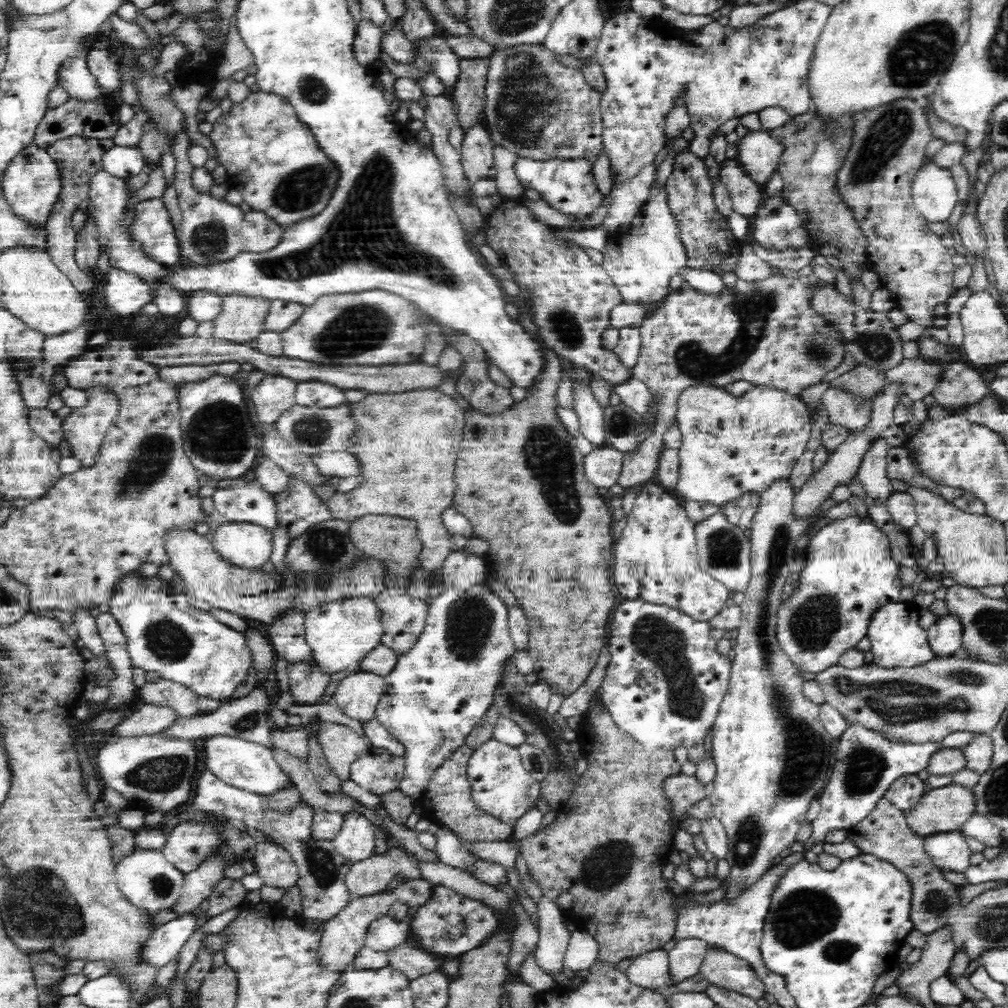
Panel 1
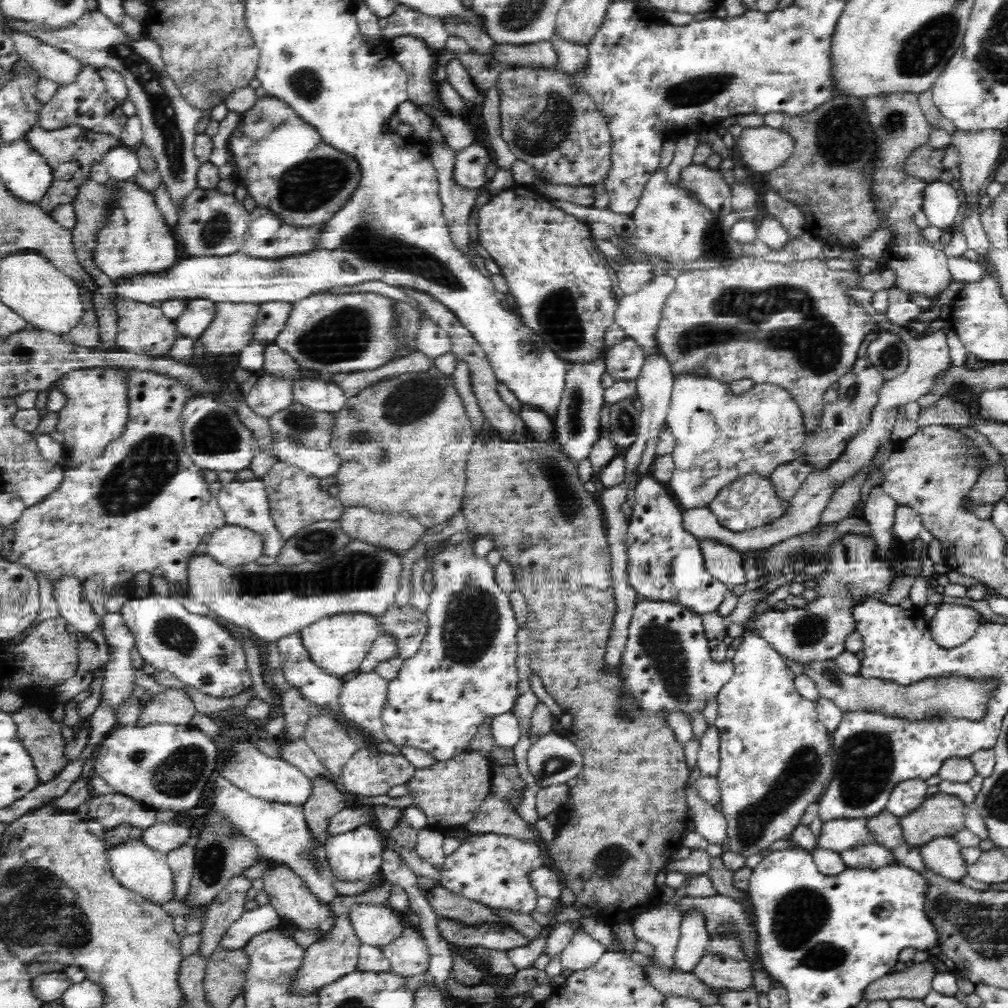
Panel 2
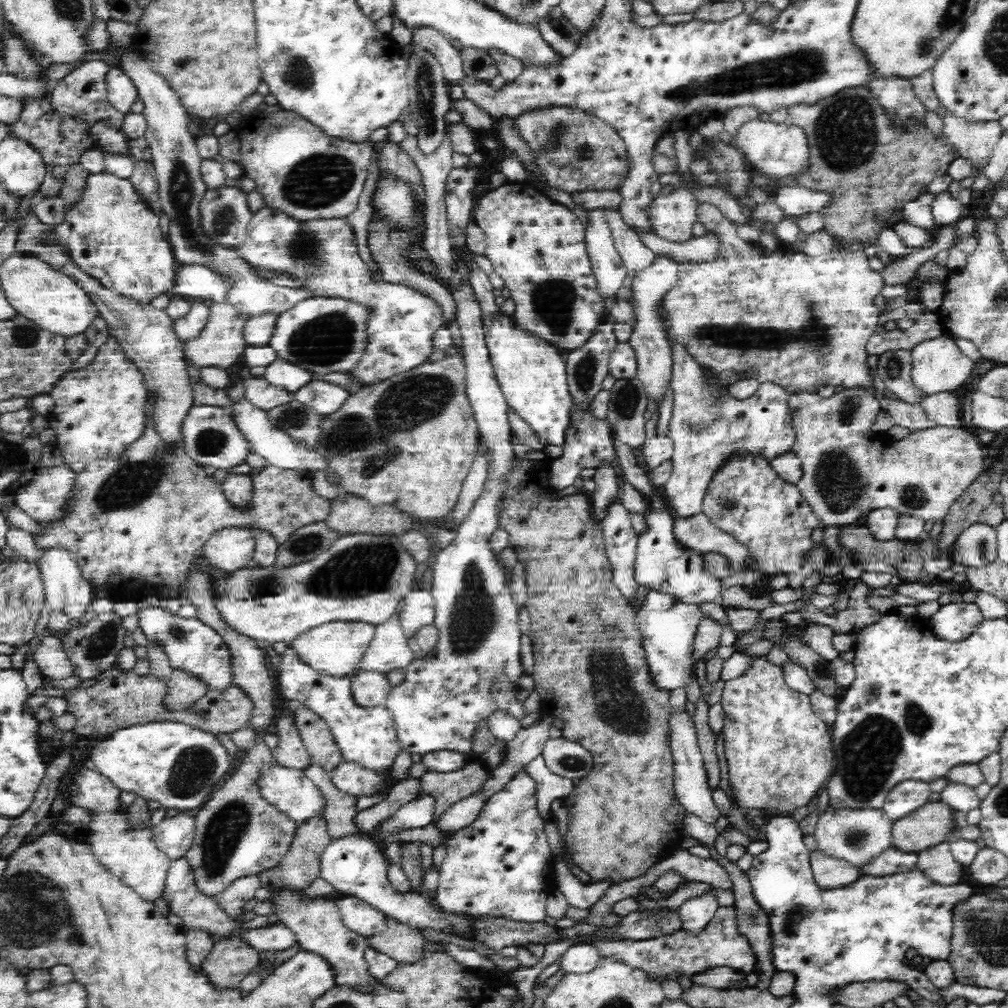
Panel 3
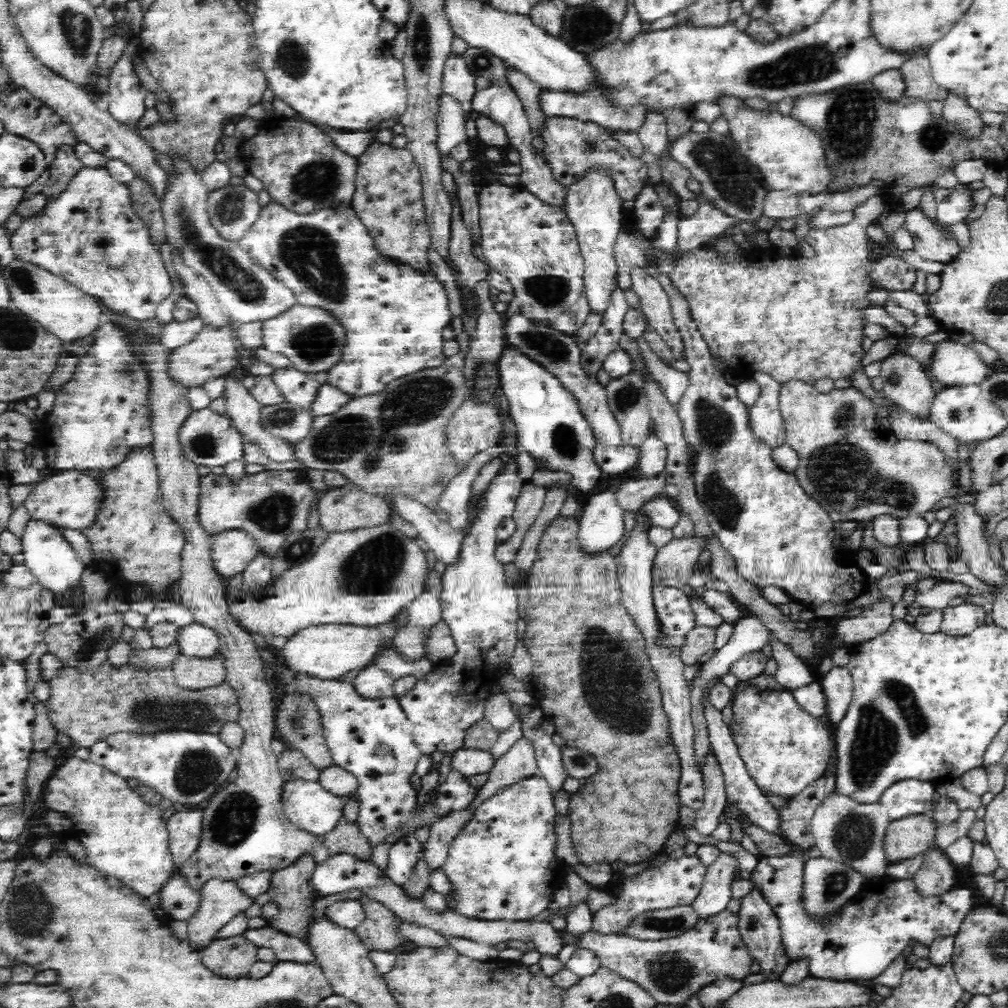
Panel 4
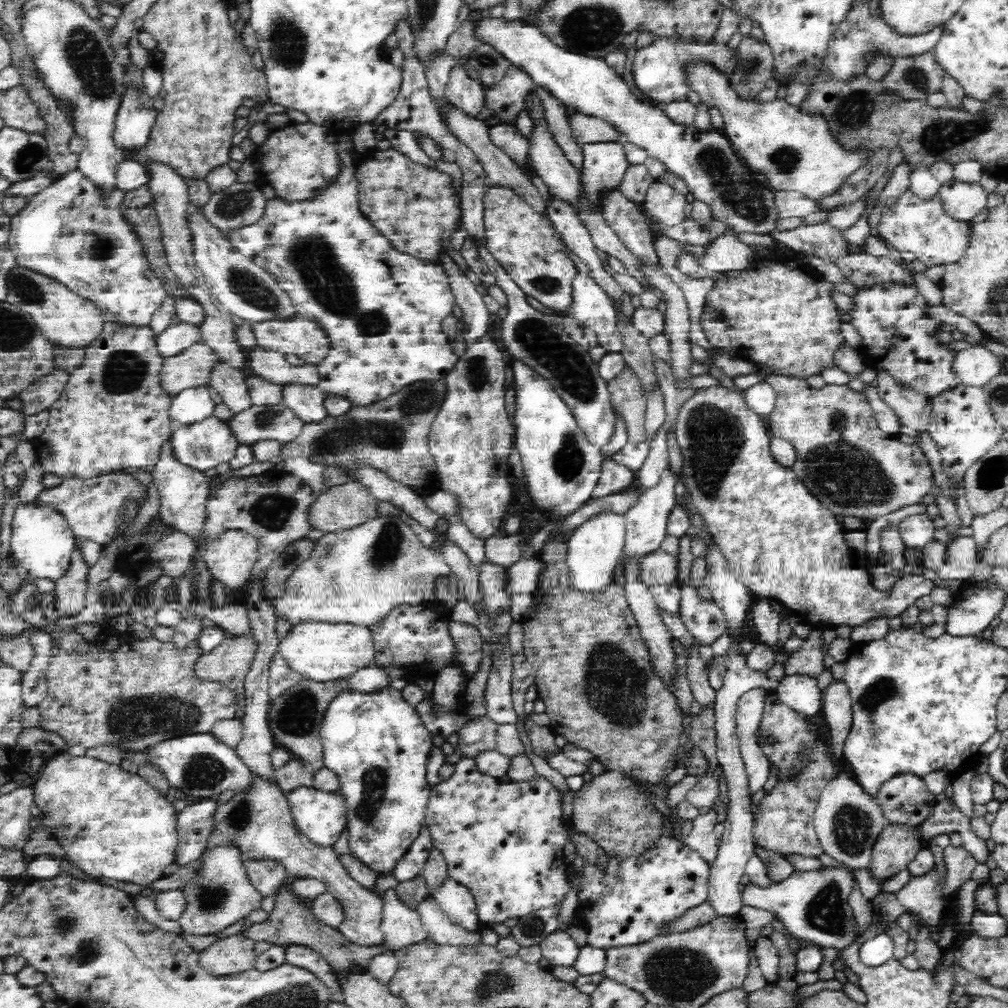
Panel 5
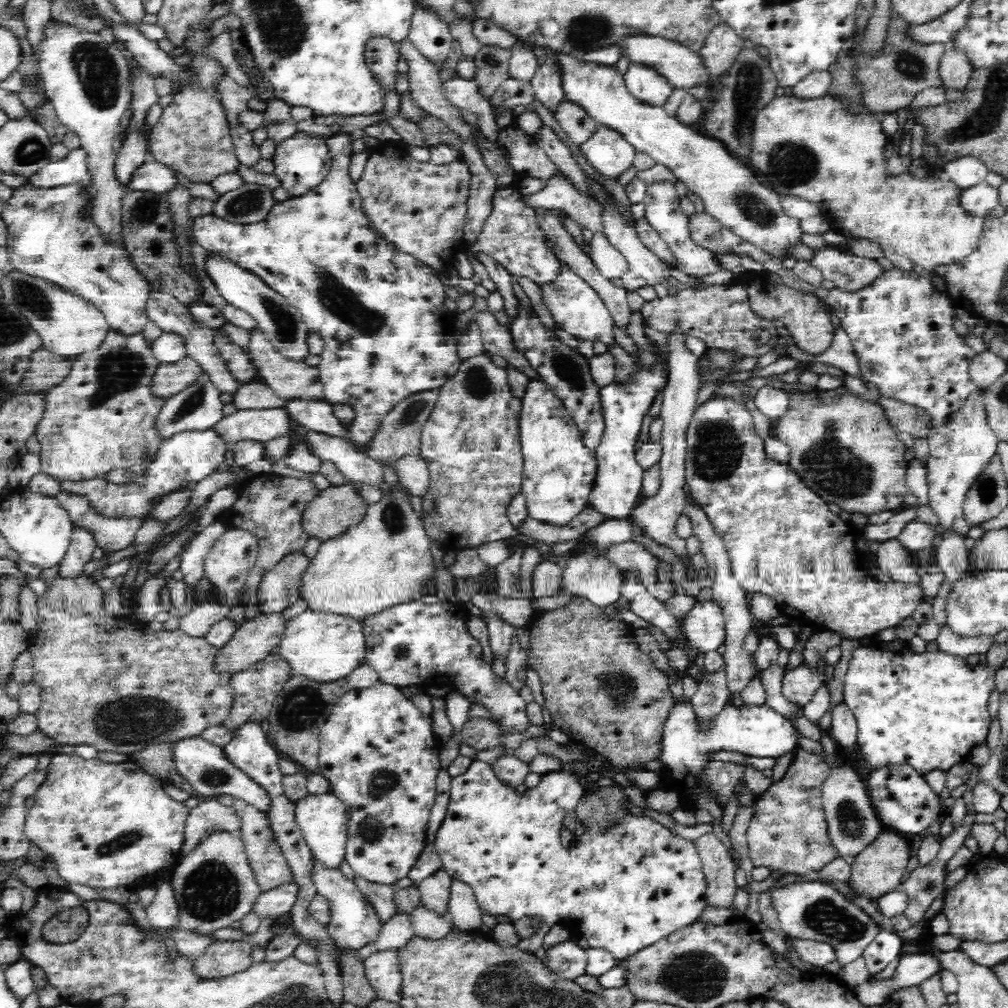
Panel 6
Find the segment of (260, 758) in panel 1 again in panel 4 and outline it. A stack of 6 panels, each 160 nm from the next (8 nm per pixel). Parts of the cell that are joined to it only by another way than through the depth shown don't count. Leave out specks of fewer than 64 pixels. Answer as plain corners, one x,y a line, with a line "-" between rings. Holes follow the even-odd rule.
300,778
286,782
281,795
282,810
290,822
300,830
321,839
336,828
347,803
347,799
324,790
319,782
308,782

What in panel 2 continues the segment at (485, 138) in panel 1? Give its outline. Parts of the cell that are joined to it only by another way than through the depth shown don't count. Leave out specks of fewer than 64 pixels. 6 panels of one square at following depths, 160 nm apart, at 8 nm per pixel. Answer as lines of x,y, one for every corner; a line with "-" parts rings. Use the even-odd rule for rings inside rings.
477,141
456,153
453,166
453,181
456,186
466,190
476,190
486,186
487,179
484,173
491,160
490,150

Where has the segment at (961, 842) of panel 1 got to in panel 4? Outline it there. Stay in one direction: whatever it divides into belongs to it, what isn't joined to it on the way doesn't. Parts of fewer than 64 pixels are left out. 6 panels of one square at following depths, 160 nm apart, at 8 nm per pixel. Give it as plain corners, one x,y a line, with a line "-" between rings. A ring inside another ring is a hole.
934,846
928,850
920,870
911,879
920,899
942,897
957,886
956,867
944,850

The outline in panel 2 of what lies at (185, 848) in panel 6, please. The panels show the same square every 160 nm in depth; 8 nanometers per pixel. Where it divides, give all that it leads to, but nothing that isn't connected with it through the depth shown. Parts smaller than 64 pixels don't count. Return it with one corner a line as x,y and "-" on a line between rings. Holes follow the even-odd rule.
158,822
143,829
142,839
152,850
159,850
164,854
178,850
180,846
190,843
190,831
193,825
182,822

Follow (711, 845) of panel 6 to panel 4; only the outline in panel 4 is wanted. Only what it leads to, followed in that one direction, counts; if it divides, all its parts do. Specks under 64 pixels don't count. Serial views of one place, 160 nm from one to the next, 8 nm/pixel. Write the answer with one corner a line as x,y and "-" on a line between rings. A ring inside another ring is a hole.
712,749
706,756
706,766
702,772
705,797
702,806
696,811
693,827
704,838
711,836
720,824
720,816
727,802
723,774

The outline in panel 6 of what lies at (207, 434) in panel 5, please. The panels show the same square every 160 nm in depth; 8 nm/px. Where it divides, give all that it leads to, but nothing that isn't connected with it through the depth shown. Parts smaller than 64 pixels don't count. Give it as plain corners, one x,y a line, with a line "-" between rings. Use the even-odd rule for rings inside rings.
213,429
176,434
169,440
162,441
154,458
142,470
142,476
132,476
130,482
117,484
105,477
92,478
77,482
61,483
65,492
85,497
90,508
106,518
137,518
142,522
154,520
152,510
158,502
170,494
184,491
190,486
213,474
225,460
226,452
231,448
214,433

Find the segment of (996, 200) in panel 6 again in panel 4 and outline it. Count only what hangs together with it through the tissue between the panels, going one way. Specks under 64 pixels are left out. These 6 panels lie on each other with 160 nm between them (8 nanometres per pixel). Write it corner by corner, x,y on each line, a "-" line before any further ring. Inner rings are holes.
957,184
937,204
936,220
948,227
957,222
966,222
974,206
973,190
970,190
970,186

